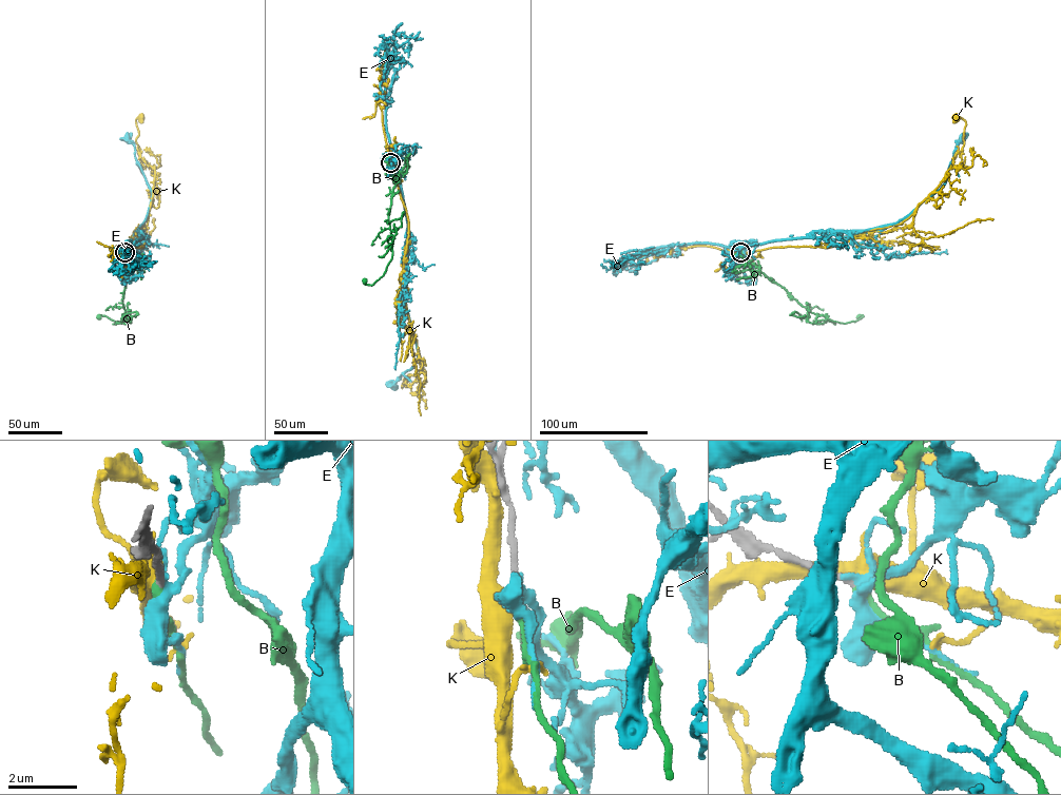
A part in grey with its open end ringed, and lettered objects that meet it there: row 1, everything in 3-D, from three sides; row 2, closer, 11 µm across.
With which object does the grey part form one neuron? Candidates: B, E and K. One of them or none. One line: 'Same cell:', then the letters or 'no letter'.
Same cell: B

